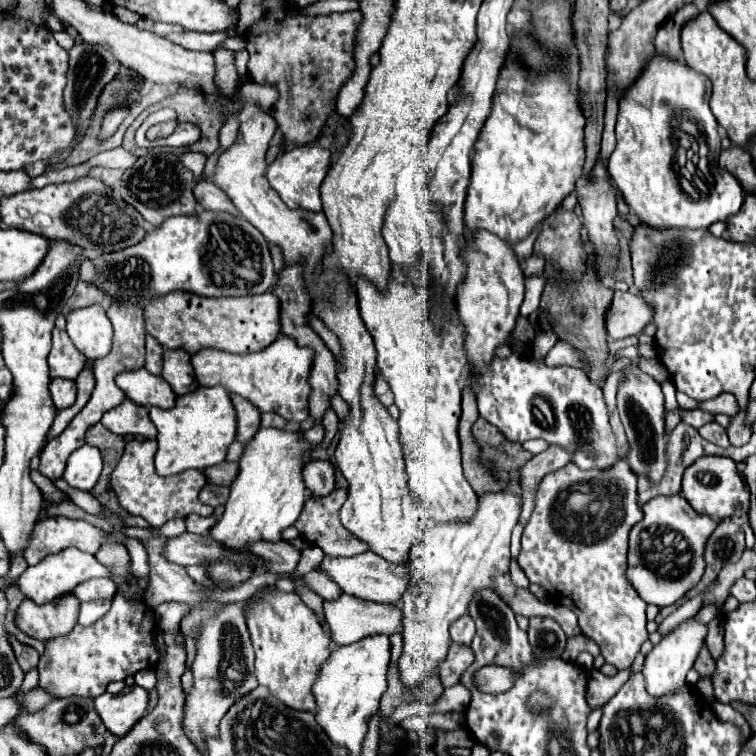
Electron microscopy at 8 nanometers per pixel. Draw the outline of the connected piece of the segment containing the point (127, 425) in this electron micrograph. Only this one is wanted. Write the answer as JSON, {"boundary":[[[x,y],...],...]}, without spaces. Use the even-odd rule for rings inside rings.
{"boundary":[[[125,398],[117,408],[105,412],[101,424],[121,436],[125,434],[141,434],[145,438],[157,436],[157,430],[147,414],[147,408],[131,402],[129,398]]]}

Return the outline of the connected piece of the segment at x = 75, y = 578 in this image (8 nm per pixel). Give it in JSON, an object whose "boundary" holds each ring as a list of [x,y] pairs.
{"boundary":[[[65,548],[57,554],[45,556],[35,566],[29,566],[25,570],[25,574],[21,574],[21,578],[17,578],[17,582],[13,582],[13,584],[19,588],[19,592],[25,598],[33,600],[35,604],[47,604],[47,602],[53,602],[57,598],[69,596],[77,584],[81,584],[89,578],[101,578],[101,576],[109,576],[109,570],[103,564],[99,564],[93,554],[87,554],[87,552],[77,550],[77,548]]]}

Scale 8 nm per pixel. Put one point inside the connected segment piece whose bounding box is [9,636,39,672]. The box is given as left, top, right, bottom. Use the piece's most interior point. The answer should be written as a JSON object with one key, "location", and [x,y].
{"location":[27,657]}

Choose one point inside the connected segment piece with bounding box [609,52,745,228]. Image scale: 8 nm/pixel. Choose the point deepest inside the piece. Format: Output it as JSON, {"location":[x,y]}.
{"location":[640,165]}

